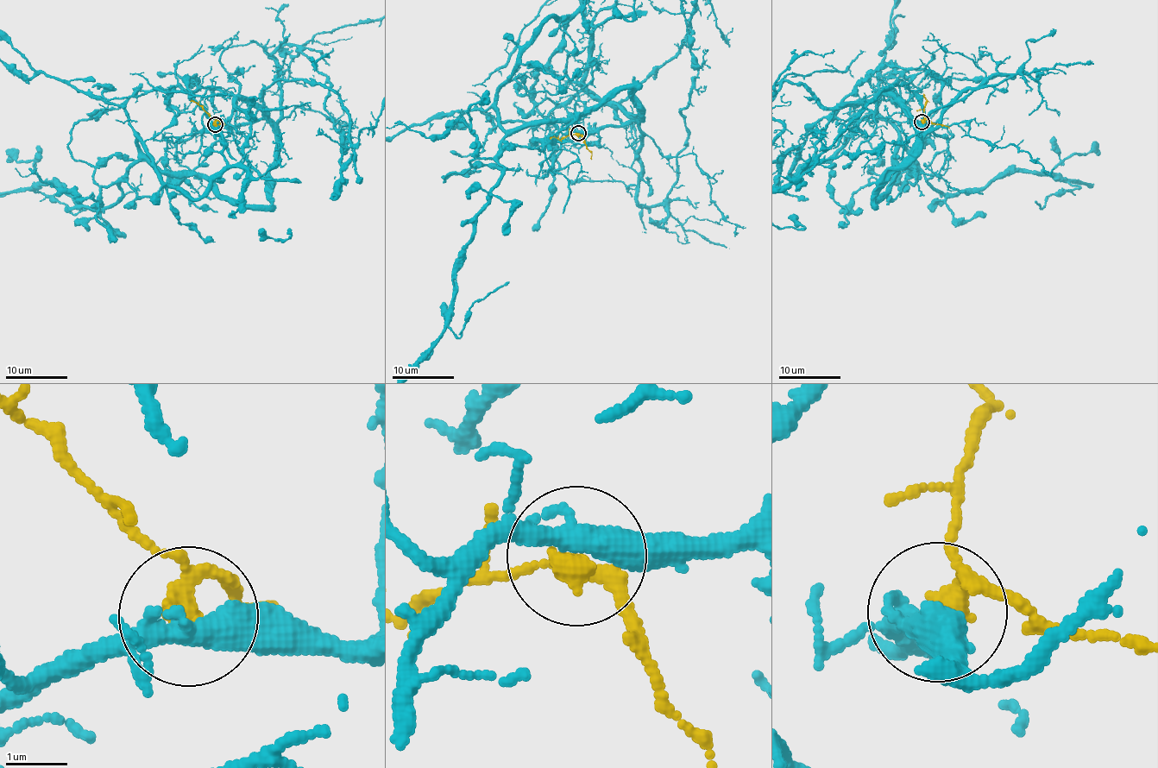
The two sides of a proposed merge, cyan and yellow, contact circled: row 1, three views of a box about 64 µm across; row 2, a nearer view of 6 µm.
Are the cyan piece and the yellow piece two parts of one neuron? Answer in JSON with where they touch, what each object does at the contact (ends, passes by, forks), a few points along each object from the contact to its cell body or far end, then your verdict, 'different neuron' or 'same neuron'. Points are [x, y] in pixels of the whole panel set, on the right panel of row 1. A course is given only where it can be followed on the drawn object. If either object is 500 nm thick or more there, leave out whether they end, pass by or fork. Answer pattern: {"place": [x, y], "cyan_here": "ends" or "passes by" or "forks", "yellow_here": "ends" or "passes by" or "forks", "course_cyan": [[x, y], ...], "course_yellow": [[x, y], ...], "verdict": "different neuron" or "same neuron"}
{"place": [921, 122], "cyan_here": "passes by", "yellow_here": "passes by", "course_yellow": [[922, 122], [927, 100], [925, 95]], "verdict": "same neuron"}

